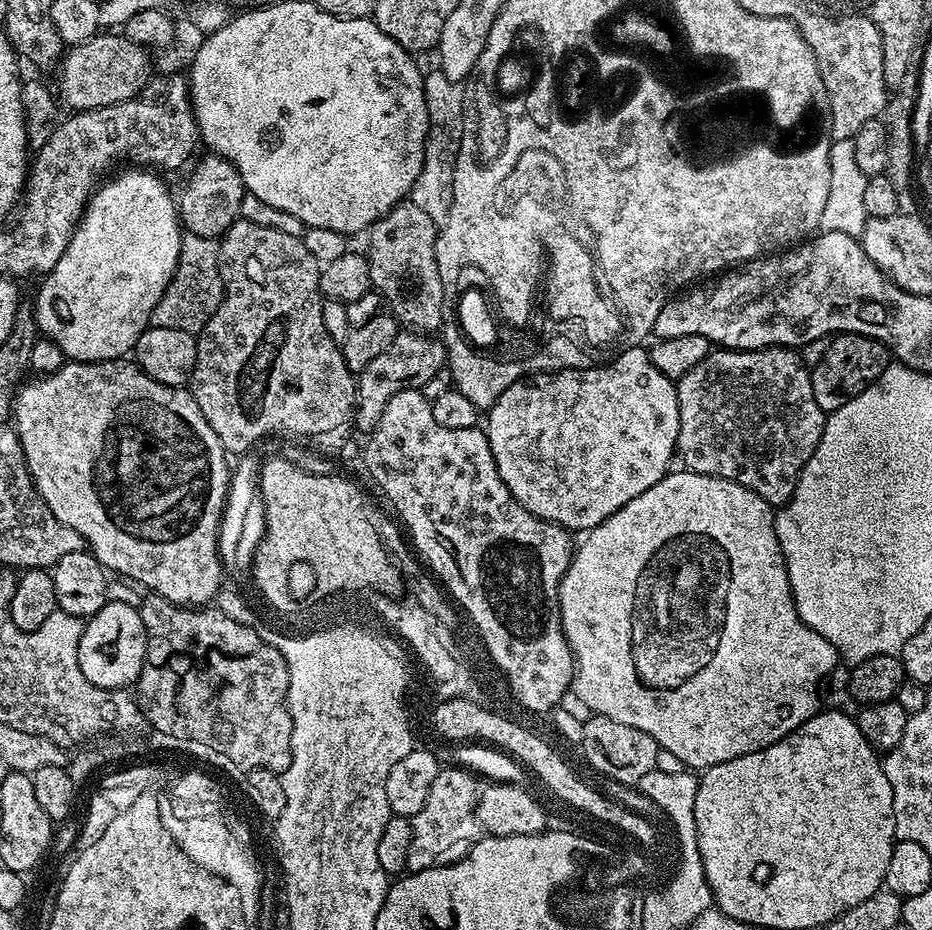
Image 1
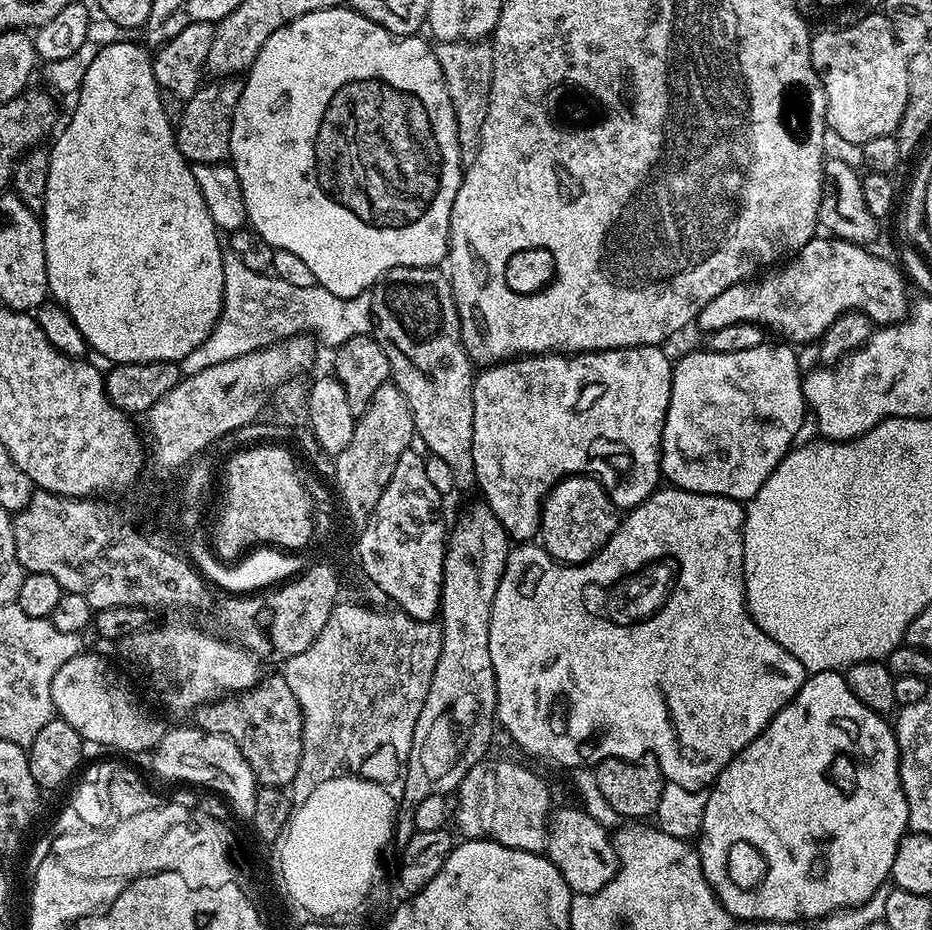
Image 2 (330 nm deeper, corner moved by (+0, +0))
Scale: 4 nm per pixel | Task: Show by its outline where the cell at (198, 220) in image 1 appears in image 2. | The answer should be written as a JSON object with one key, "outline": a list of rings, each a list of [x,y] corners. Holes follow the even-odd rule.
{"outline":[[[224,78],[212,83],[216,84],[205,83],[183,101],[184,113],[180,116],[180,124],[178,120],[174,128],[178,150],[191,165],[223,164],[229,159],[232,115],[238,106],[238,98],[242,98],[244,82],[240,78]]]}

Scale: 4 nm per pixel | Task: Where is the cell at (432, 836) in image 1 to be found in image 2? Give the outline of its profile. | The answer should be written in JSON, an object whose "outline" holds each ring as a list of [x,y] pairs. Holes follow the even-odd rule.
{"outline":[[[492,759],[479,760],[470,770],[470,774],[462,778],[459,788],[454,793],[454,824],[456,820],[461,837],[469,840],[493,840],[514,850],[543,853],[548,846],[548,822],[554,808],[552,796],[548,793],[543,778],[512,760]]]}

